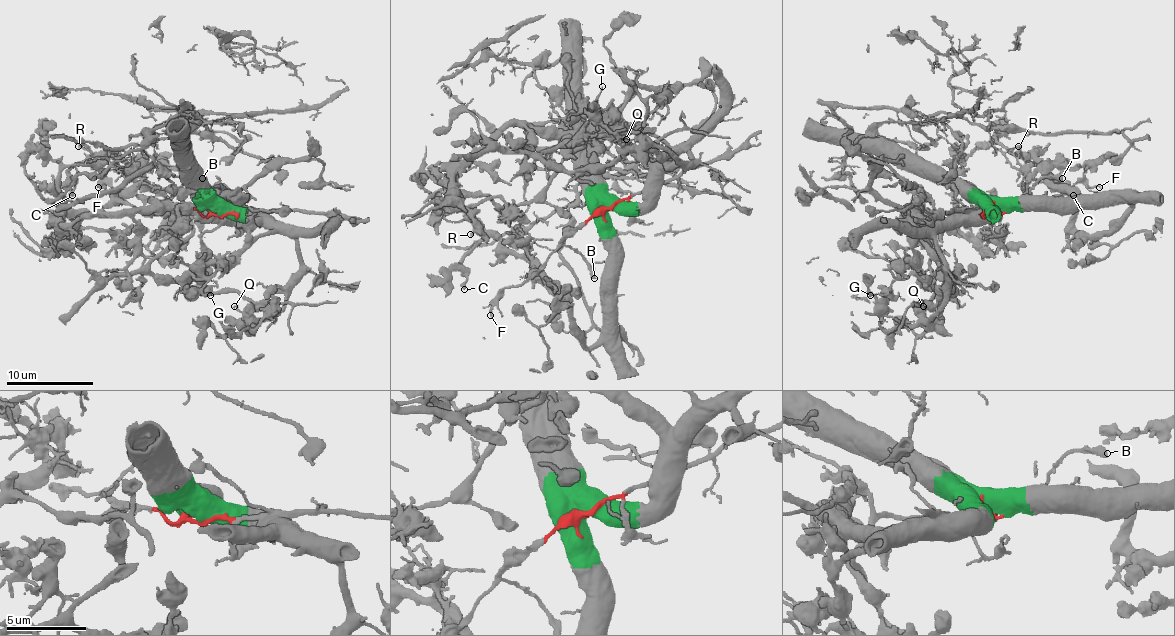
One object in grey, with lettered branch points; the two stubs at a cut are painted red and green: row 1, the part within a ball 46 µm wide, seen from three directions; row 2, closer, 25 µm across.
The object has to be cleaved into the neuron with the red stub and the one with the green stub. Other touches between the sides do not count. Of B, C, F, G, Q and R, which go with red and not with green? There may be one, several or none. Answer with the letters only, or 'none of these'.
B, F

